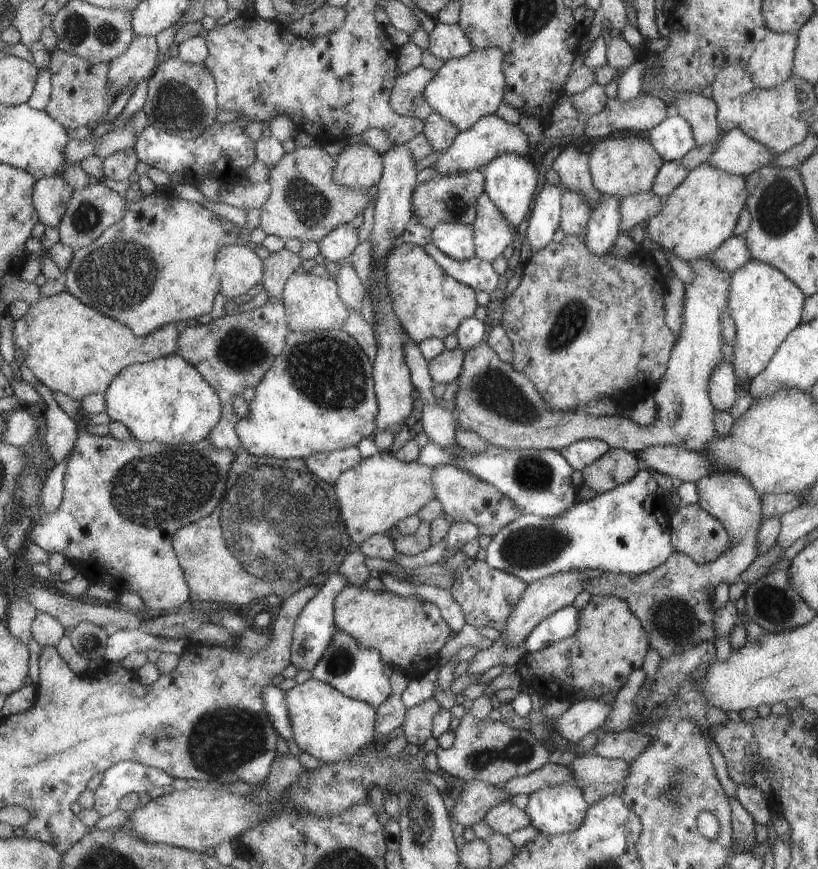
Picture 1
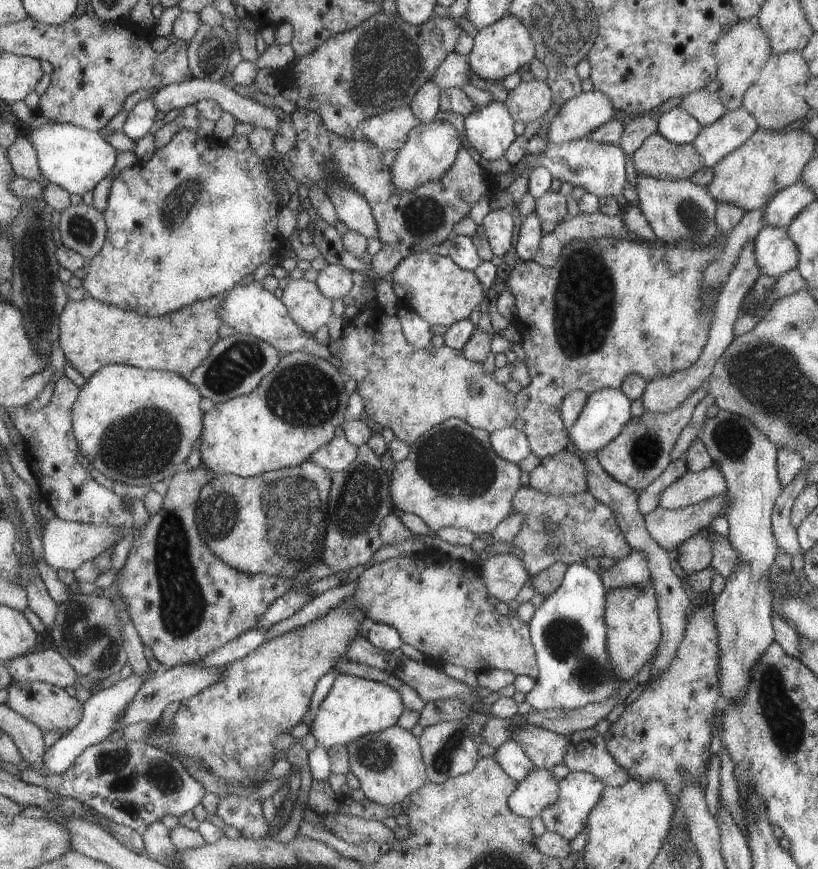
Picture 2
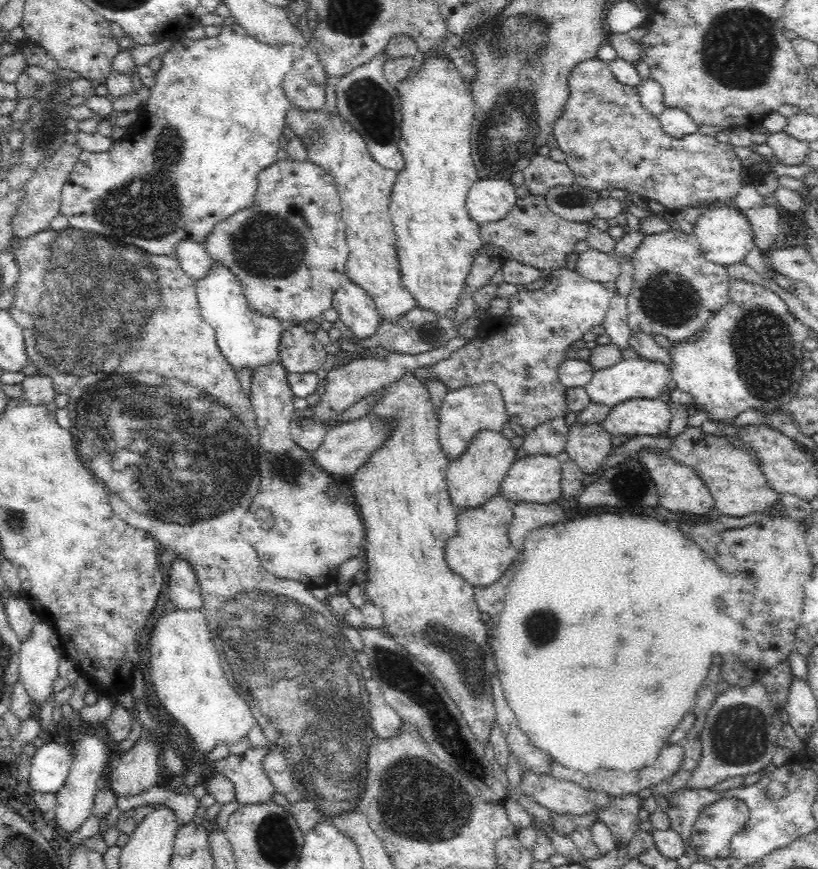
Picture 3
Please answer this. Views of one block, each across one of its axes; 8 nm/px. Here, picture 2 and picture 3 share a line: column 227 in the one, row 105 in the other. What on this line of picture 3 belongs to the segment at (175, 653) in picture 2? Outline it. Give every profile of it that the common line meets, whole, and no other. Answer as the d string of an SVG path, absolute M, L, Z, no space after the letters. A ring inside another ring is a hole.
M599 59L584 60L584 63L572 69L569 77L570 98L554 124L551 143L565 152L575 183L582 188L596 193L619 188L637 194L652 206L673 213L702 203L732 201L745 186L742 172L747 170L749 177L752 177L749 168L742 165L730 143L719 143L716 137L698 130L681 138L665 133L659 119L644 110L637 89L620 84L608 63Z

